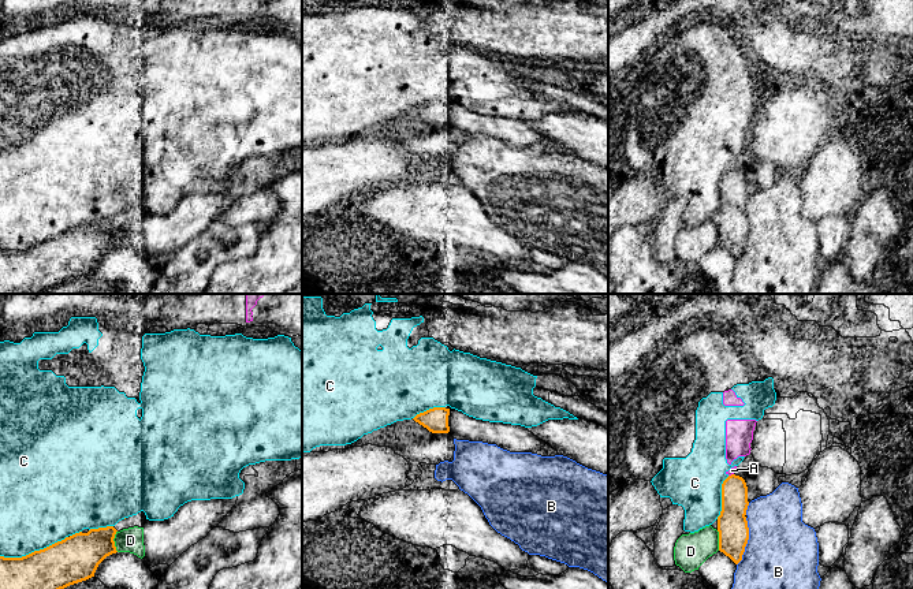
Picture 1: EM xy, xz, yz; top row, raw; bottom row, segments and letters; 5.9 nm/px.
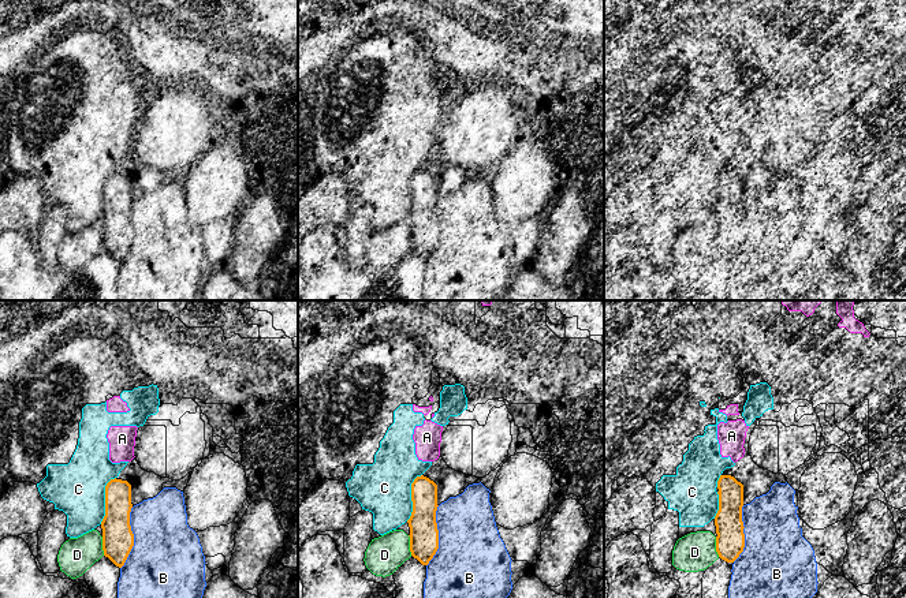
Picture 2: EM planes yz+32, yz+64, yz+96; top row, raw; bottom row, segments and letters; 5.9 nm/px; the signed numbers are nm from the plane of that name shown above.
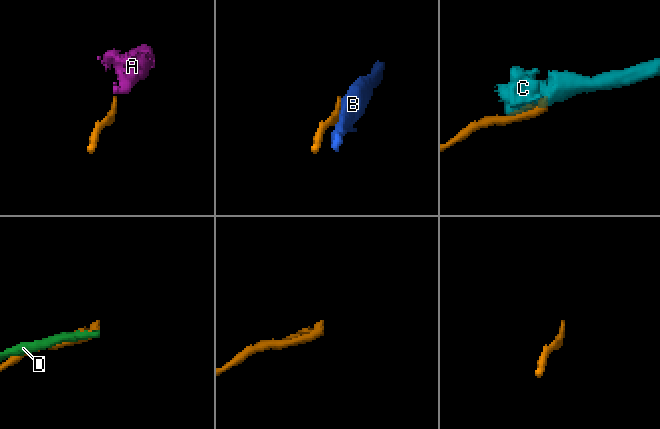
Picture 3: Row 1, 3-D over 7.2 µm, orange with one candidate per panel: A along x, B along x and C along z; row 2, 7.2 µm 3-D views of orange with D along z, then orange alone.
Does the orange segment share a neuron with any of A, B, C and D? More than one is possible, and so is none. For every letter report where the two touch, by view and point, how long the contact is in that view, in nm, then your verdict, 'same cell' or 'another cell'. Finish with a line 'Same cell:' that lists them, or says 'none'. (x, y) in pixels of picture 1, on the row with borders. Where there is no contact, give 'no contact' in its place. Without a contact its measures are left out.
A: yz (731, 474) | 40 nm | another cell
B: yz (746, 541) | 280 nm | another cell
C: xy (34, 551) | 420 nm | another cell
D: xy (114, 541) | 130 nm | another cell
Same cell: none

